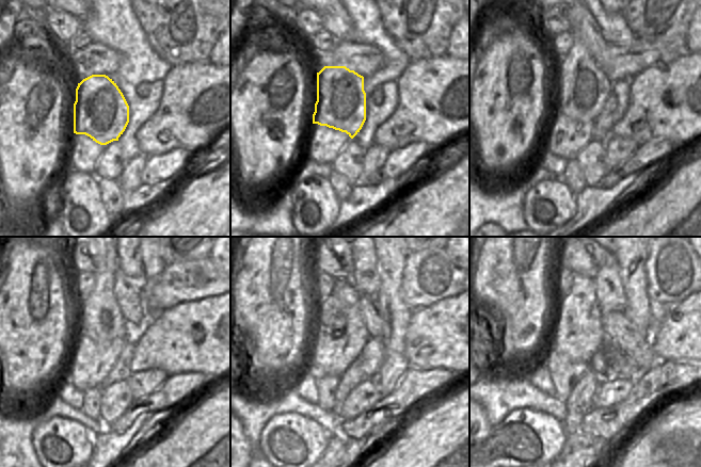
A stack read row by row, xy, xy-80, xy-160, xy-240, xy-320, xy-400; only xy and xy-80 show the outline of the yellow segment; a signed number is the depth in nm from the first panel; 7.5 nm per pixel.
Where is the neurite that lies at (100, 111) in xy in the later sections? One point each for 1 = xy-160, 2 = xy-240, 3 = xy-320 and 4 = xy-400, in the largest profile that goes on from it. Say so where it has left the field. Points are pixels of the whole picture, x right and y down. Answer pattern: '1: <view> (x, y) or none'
1: xy-160 (582, 87)
2: xy-240 (100, 318)
3: xy-320 (341, 258)
4: xy-400 (580, 258)

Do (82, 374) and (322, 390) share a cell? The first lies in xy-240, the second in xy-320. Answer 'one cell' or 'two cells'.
two cells

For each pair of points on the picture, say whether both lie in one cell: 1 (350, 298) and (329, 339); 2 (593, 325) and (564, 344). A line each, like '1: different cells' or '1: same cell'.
1: same cell
2: same cell

